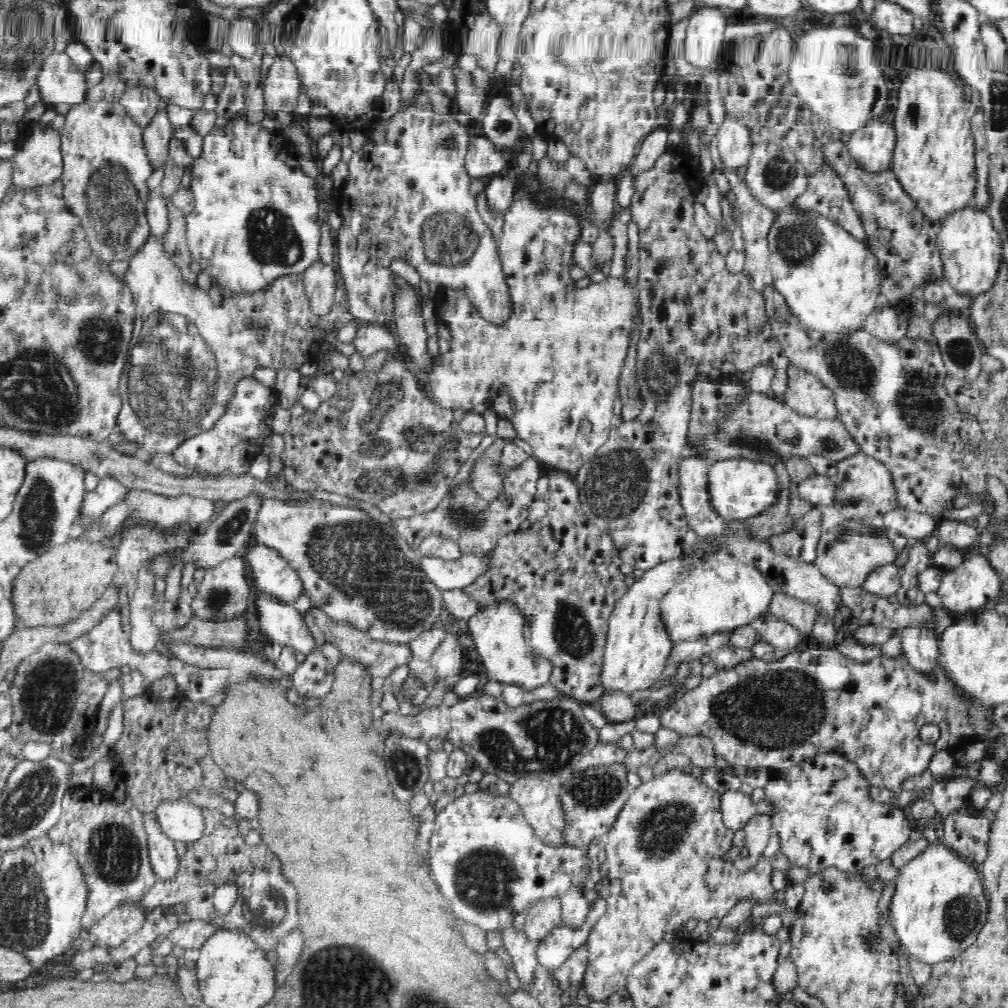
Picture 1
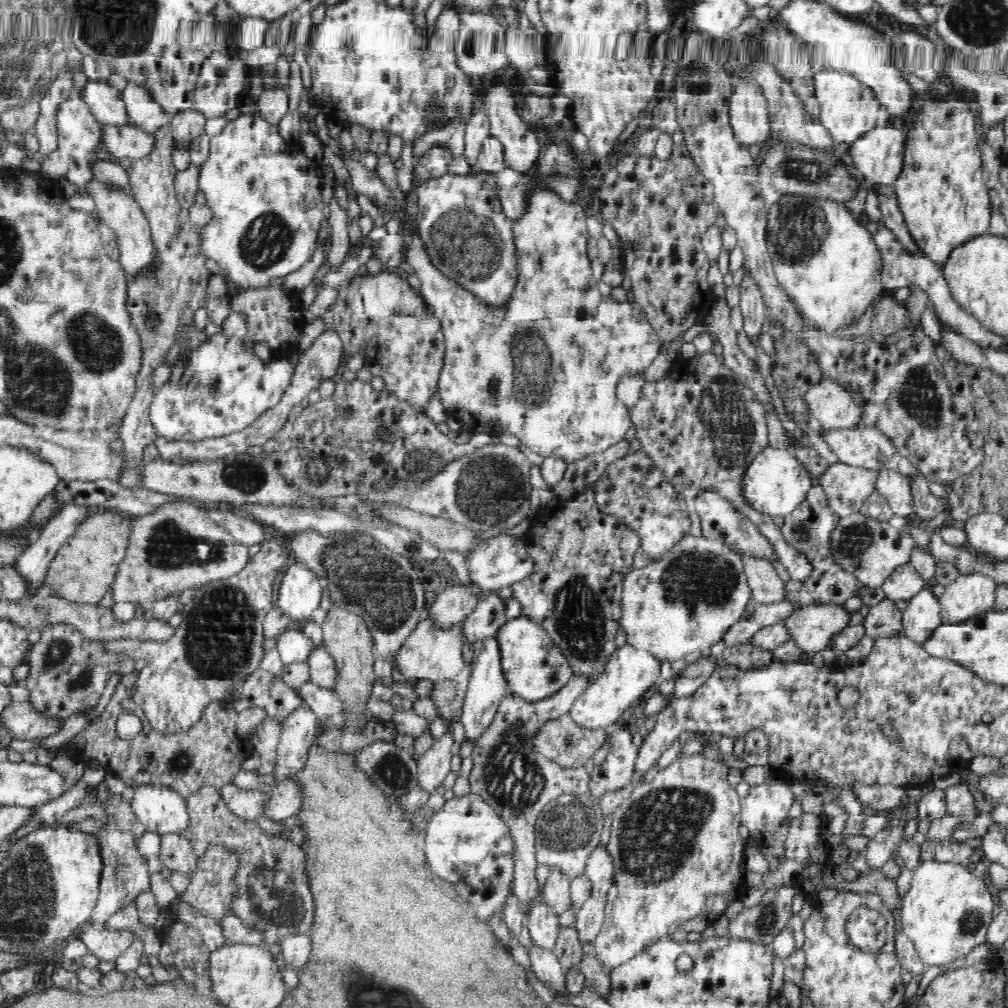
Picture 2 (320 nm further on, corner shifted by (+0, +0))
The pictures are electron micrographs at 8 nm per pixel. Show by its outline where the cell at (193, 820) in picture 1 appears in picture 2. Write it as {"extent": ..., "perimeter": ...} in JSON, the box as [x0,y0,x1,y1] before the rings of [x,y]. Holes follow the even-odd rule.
{"extent":[131,782,190,839],"perimeter":[[[151,782],[138,786],[131,807],[147,832],[165,839],[186,832],[190,826],[187,799],[172,787]]]}

